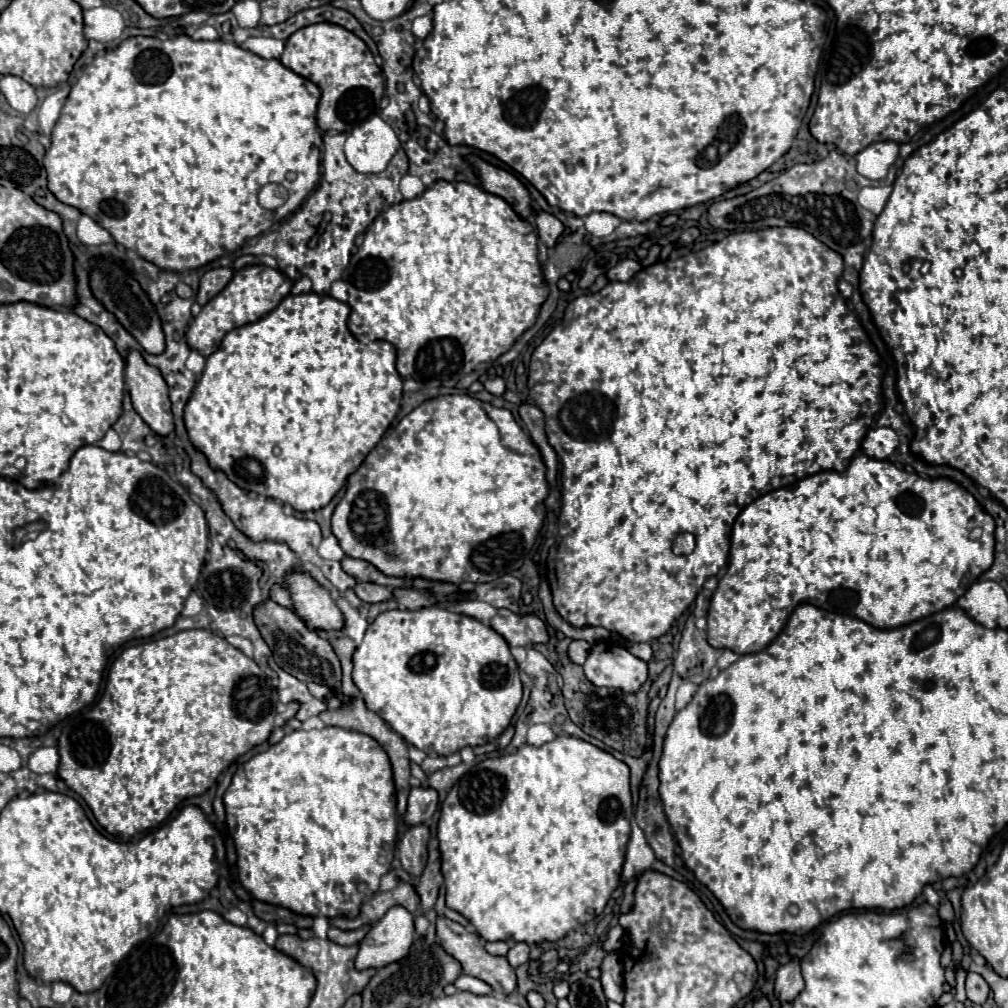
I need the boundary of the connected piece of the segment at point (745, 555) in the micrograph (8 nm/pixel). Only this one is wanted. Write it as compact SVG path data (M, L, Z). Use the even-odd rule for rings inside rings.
M857 454L849 468L845 472L835 470L821 470L813 476L807 476L799 480L793 486L779 488L773 492L767 492L765 496L759 496L755 502L751 502L735 520L733 532L731 532L731 556L725 576L719 580L719 586L711 598L709 614L707 614L707 640L713 648L729 648L737 654L751 654L765 650L781 632L785 626L785 620L789 618L789 612L799 602L809 602L827 610L833 610L835 614L847 614L855 616L875 628L899 628L903 624L909 624L913 620L919 620L923 616L929 616L933 612L939 612L941 608L949 608L957 602L959 596L977 580L985 570L993 564L993 544L995 544L995 520L981 508L981 504L969 494L963 486L949 478L921 478L913 472L899 470L889 460L875 460L865 454ZM981 526L983 534L979 540L971 540L969 532Z

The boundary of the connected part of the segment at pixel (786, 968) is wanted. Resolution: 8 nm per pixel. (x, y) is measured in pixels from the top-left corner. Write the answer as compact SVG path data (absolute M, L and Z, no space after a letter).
M791 960L787 964L783 964L777 970L777 978L775 978L775 996L783 1002L791 1002L797 992L801 992L803 988L803 976L801 976L801 966L799 960Z

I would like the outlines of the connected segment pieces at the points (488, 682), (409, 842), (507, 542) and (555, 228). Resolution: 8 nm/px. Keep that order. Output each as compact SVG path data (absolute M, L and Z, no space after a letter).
M433 604L421 610L381 612L353 652L353 680L369 710L377 712L397 734L425 754L449 756L465 746L495 740L511 722L521 702L521 680L509 644L483 622Z
M423 824L407 828L405 836L401 838L399 858L401 858L403 870L415 878L421 876L427 864L427 842L429 842L429 830Z
M451 394L451 396L439 396L425 400L421 406L417 406L413 412L409 412L395 430L381 438L381 442L365 456L361 466L347 478L345 494L335 506L331 528L335 538L339 540L339 546L345 550L351 558L369 560L373 566L377 566L387 576L401 576L401 578L427 578L427 580L441 580L451 584L461 582L493 582L505 574L511 574L521 568L525 556L531 552L535 538L541 530L543 518L545 518L545 498L549 494L549 486L546 480L546 466L543 456L537 448L537 444L521 430L521 426L515 422L513 414L505 408L495 408L487 402L479 402L467 394Z
M533 210L533 222L537 226L539 240L547 248L553 248L555 246L555 240L563 234L563 224L553 214L543 212L543 210Z

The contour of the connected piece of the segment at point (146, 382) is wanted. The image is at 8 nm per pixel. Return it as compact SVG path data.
M131 352L125 368L125 382L131 394L131 404L135 412L145 420L145 424L159 436L169 436L175 430L169 390L157 372L157 368L147 366L139 352Z

